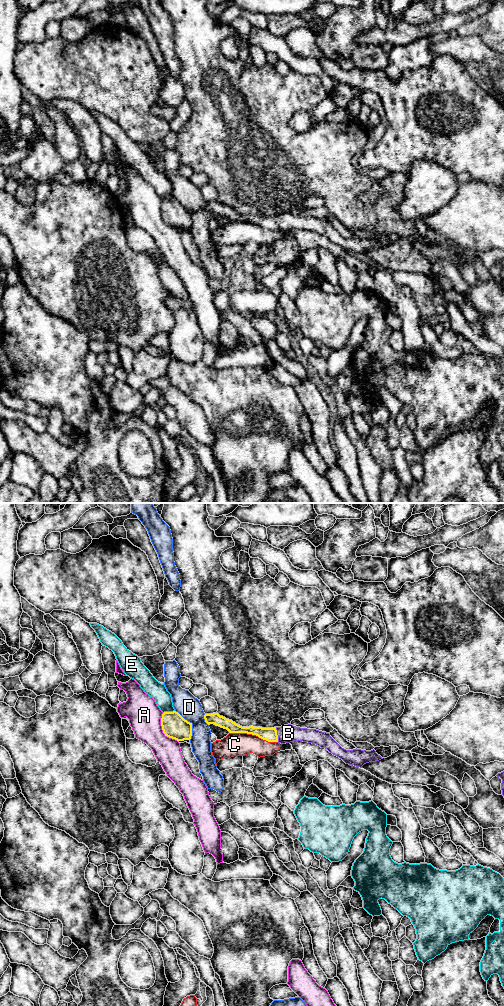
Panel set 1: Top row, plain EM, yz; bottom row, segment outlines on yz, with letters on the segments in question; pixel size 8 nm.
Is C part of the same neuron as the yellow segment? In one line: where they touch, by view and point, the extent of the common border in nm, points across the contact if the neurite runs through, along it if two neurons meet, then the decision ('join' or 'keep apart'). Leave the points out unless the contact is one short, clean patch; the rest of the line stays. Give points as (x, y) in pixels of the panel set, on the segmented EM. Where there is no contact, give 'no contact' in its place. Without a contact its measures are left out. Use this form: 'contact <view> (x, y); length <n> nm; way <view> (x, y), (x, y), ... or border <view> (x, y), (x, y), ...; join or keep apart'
contact yz (254, 734); length 400 nm; border yz (230, 732), (251, 733), (268, 741), (277, 742); keep apart

